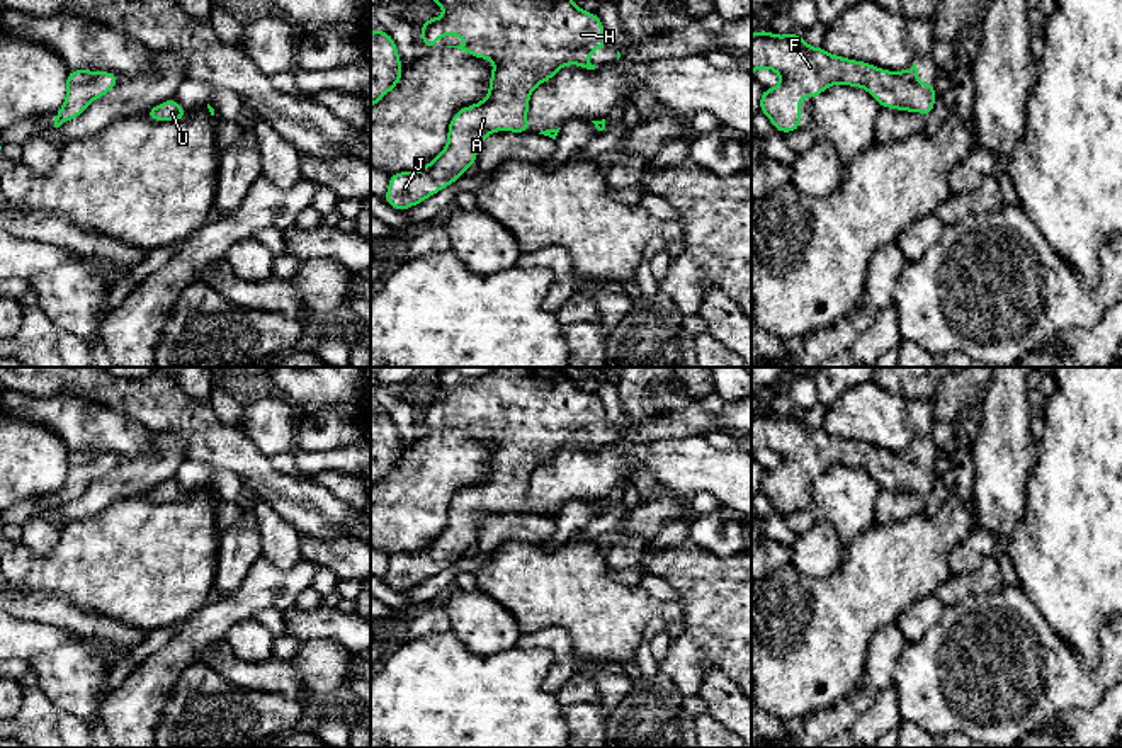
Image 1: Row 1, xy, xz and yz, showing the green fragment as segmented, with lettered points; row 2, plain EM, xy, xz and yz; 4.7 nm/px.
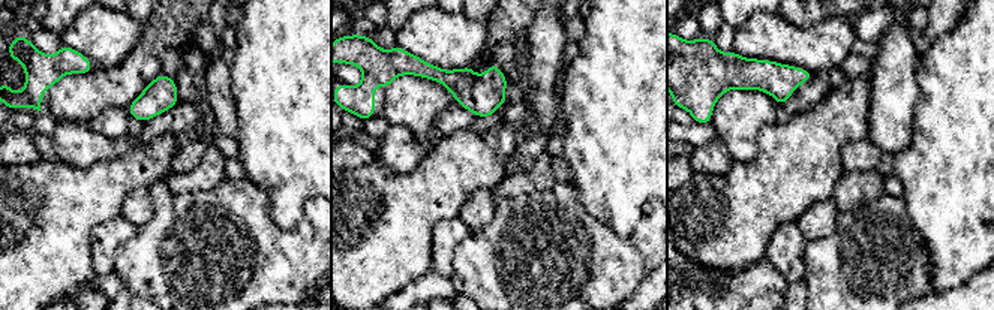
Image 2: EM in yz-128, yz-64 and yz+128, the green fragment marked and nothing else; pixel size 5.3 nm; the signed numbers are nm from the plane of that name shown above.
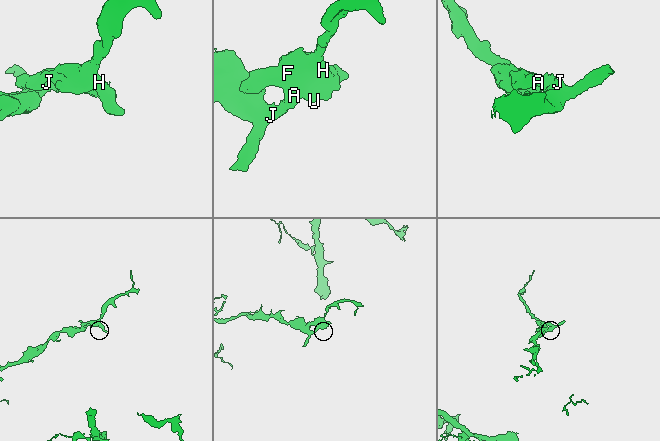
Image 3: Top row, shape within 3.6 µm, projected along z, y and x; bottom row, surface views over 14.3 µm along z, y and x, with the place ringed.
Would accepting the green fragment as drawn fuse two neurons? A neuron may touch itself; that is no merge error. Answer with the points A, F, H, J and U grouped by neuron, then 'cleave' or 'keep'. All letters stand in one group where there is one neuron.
groups A F H J U; keep

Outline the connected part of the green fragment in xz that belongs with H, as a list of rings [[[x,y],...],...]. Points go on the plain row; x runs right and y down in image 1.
[[[493,367],[478,377],[434,369],[428,377],[445,391],[444,398],[432,398],[420,410],[420,420],[428,432],[435,430],[440,416],[464,416],[466,423],[447,428],[496,444],[491,449],[488,476],[452,496],[445,529],[422,551],[389,556],[384,581],[400,592],[423,583],[461,559],[476,544],[478,529],[490,513],[530,513],[527,493],[532,471],[566,445],[595,450],[588,437],[609,425],[600,398],[581,391],[564,367]]]

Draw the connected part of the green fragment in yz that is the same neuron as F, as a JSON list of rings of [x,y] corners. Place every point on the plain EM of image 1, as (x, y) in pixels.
[[[770,411],[751,415],[751,457],[758,449],[780,456],[777,468],[760,476],[763,493],[777,512],[787,515],[801,510],[801,478],[811,481],[830,466],[862,468],[881,488],[930,496],[937,473],[933,464],[918,461],[916,444],[903,452],[877,449],[811,428],[799,413],[775,416]]]

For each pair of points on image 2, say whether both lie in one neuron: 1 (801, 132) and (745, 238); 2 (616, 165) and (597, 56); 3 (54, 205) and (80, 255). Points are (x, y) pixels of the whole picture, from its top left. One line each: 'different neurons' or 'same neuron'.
1: same neuron
2: same neuron
3: same neuron

